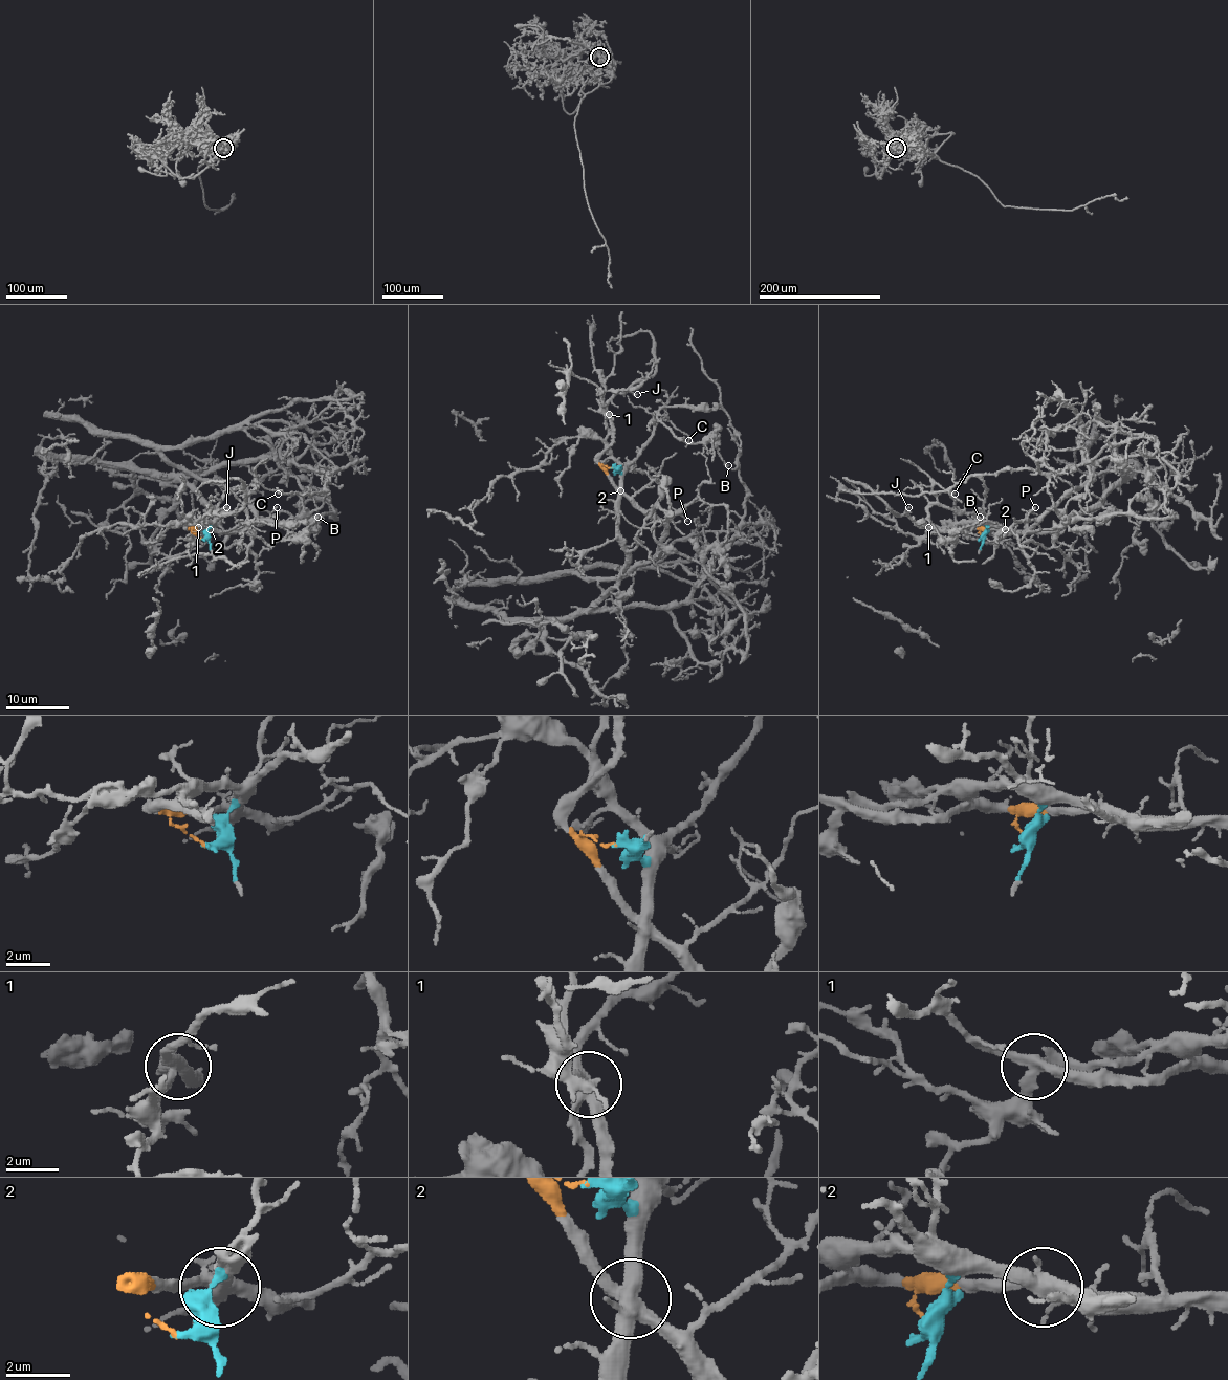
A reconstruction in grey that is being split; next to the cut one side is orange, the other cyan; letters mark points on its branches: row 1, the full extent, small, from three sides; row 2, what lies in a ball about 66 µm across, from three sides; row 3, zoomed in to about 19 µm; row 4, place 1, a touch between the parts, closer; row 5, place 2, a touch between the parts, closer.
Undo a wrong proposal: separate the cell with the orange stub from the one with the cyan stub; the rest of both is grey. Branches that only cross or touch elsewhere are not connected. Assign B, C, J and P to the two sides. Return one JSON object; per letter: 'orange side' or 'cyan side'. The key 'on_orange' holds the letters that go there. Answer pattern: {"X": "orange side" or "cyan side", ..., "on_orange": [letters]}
{"B": "cyan side", "C": "cyan side", "J": "orange side", "P": "orange side", "on_orange": ["J", "P"]}

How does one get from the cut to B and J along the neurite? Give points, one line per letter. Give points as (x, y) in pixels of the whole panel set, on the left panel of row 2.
B: (201, 539), (223, 513), (235, 513), (244, 504), (248, 529), (267, 544), (295, 541), (319, 517)
J: (201, 539), (187, 529), (201, 530), (196, 524), (207, 513), (226, 507)

